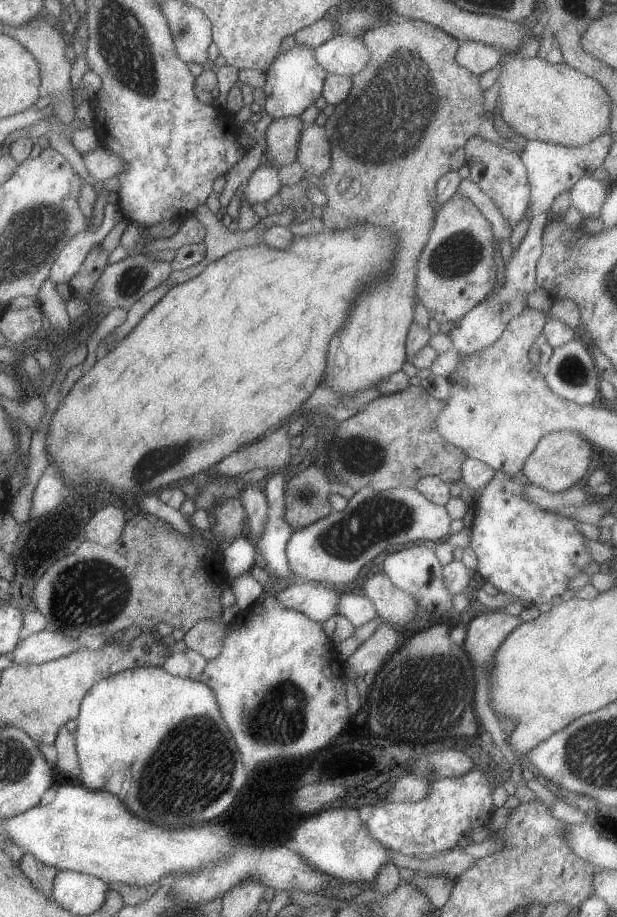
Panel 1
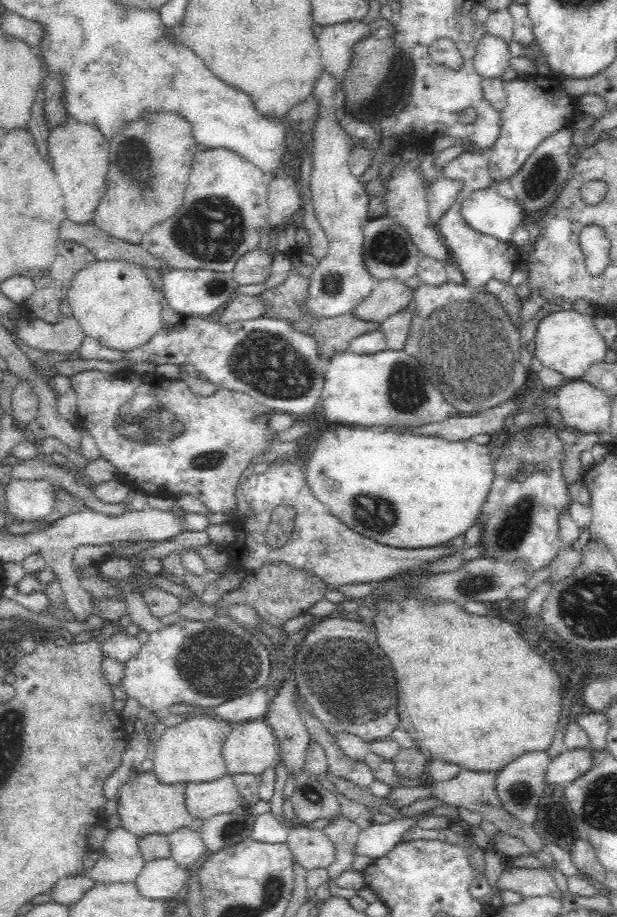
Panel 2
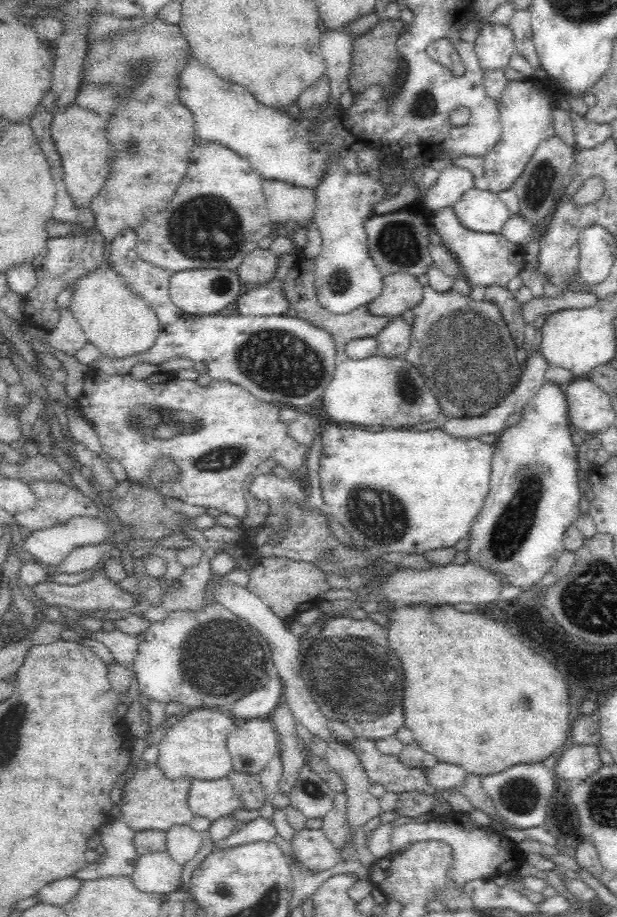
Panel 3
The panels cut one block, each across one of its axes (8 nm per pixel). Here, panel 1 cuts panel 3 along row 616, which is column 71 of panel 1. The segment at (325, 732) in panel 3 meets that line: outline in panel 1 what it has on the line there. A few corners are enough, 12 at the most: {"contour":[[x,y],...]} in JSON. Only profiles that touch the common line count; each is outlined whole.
{"contour":[[93,230],[70,236],[54,258],[49,277],[68,283],[94,244]]}

